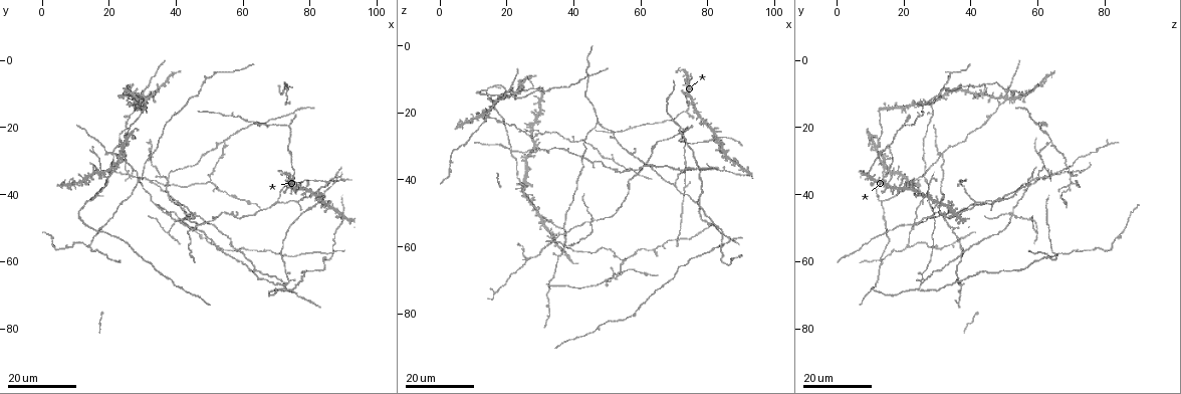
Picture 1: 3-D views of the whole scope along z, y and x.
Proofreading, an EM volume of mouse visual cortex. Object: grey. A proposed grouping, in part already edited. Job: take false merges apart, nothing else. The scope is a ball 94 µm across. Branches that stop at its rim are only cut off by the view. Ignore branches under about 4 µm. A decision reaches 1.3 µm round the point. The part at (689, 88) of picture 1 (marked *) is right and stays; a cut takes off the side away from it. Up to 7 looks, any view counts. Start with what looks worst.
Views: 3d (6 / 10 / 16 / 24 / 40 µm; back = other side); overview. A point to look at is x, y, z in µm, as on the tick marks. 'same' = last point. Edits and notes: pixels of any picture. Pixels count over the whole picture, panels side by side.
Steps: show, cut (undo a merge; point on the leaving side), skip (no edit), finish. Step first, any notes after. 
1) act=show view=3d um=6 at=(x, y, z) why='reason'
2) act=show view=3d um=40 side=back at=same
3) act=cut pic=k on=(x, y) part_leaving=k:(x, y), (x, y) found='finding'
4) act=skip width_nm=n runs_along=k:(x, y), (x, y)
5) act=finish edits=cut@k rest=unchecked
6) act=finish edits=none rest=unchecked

act=show view=3d um=16 at=(26.5, 33.5, 63.5) why='looks like a crossing'

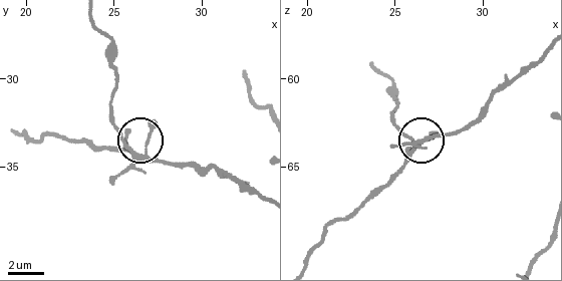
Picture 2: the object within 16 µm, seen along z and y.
act=show view=3d um=10 at=(26.0, 34.3, 63.5)

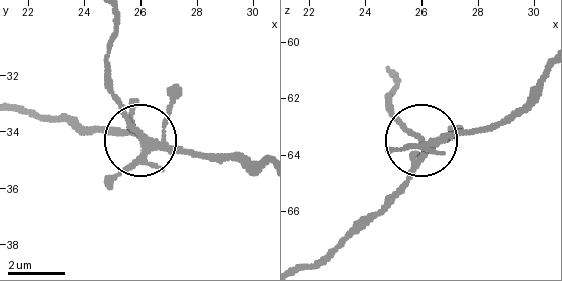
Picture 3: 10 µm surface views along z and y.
act=cut pic=3 on=(123, 109) width_nm=220 part_leaving=3:(147, 145), (110, 82), (118, 18) found='two cells meet here'

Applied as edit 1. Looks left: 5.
act=show view=3d um=16 at=(21.5, 27.5, 31.0) why='looks like a crossing'

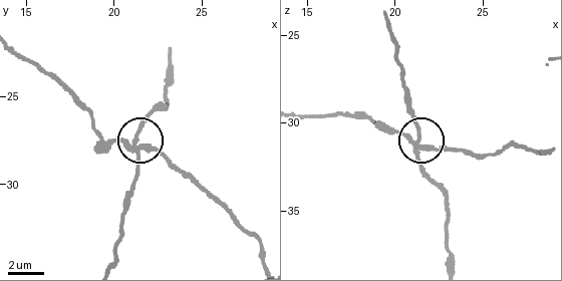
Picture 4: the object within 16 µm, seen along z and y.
act=show view=3d um=6 at=(21.1, 27.9, 31.1)

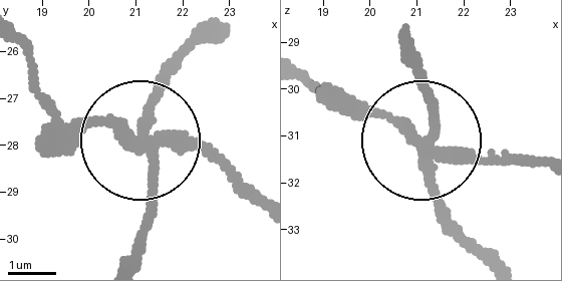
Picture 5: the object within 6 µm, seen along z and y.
act=show view=3d um=6 side=back at=(21.15, 28.00, 31.10) why='from behind'

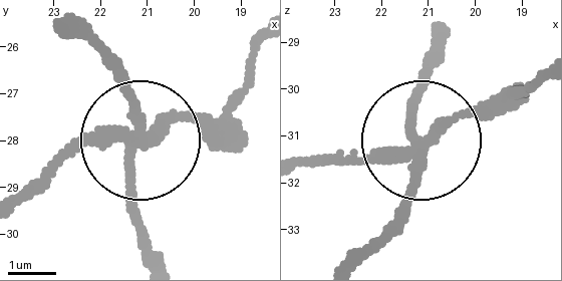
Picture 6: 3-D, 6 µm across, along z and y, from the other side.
act=cut pic=6 on=(205, 120) width_nm=280 part_leaving=6:(137, 135), (81, 139), (21, 188) found='a second cell is stuck on'

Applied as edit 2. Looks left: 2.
act=finish edits=cut@3,cut@6 rest=unchecked

